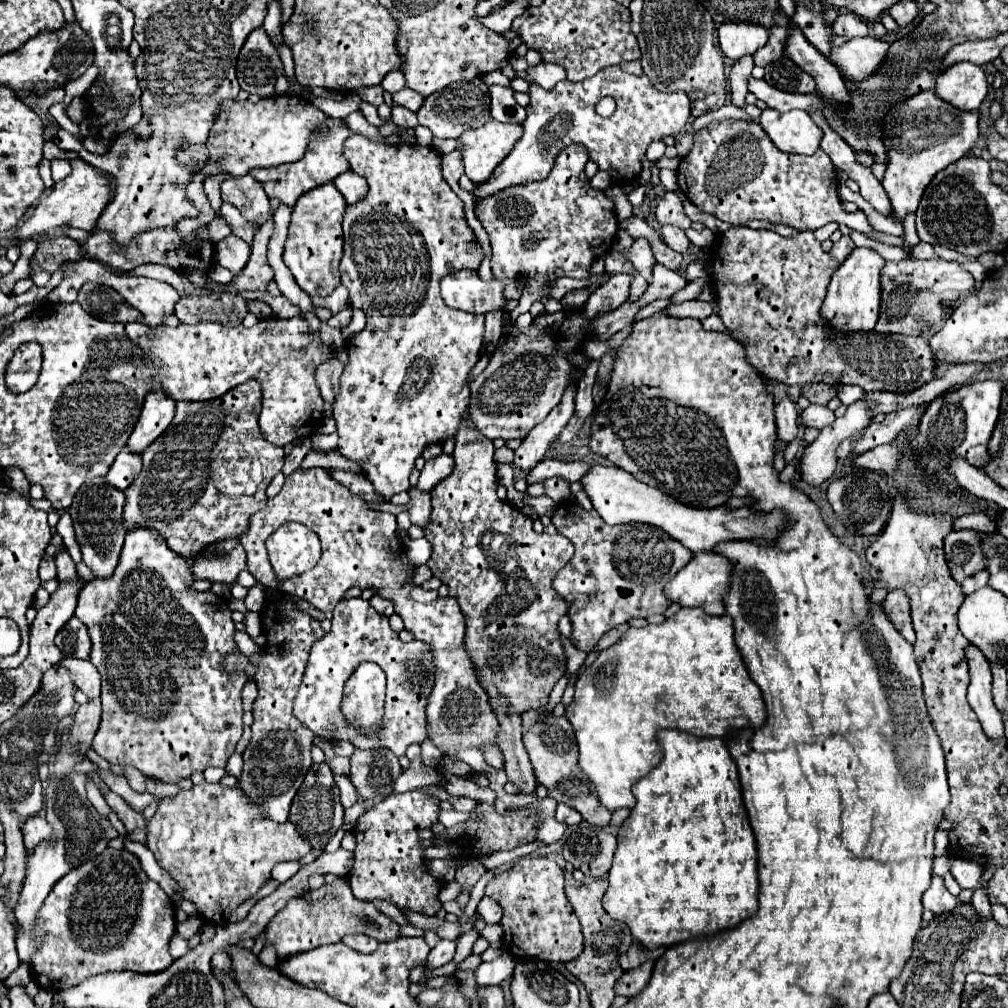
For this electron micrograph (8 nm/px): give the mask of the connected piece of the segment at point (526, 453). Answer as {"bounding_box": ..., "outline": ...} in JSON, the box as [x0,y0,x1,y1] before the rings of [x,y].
{"bounding_box":[512,386,576,472],"outline":[[[572,386],[568,394],[564,394],[560,406],[556,406],[556,410],[552,410],[552,414],[548,414],[548,418],[540,422],[540,426],[534,426],[532,432],[514,450],[514,462],[512,462],[514,468],[530,472],[544,458],[550,444],[558,438],[558,434],[574,414],[574,394],[576,394],[574,390],[576,386]]]}

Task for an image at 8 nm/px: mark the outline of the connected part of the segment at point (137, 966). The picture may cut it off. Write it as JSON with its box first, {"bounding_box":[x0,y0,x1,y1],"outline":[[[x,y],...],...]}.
{"bounding_box":[32,848,176,986],"outline":[[[108,848],[96,860],[84,862],[60,878],[40,908],[38,928],[46,934],[42,948],[36,952],[36,958],[32,958],[34,980],[40,986],[42,978],[90,978],[110,970],[156,974],[174,962],[168,952],[170,938],[176,934],[174,904],[166,892],[146,876],[140,860],[128,850]]]}

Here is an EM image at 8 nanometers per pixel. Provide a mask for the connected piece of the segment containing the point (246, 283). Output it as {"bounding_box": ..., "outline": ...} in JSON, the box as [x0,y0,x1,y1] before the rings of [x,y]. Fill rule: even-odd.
{"bounding_box":[232,218,274,290],"outline":[[[271,218],[262,226],[260,238],[254,238],[252,242],[252,256],[248,260],[248,266],[244,268],[244,274],[238,274],[232,278],[234,290],[266,290],[270,280],[274,280],[274,270],[270,268],[266,260],[266,248],[268,248],[268,238],[274,230],[274,222]]]}

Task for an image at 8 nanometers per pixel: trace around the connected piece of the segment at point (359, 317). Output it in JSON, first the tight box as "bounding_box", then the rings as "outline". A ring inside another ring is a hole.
{"bounding_box":[341,309,366,340],"outline":[[[352,309],[353,315],[352,320],[348,326],[341,330],[344,340],[349,340],[352,338],[352,335],[357,334],[360,330],[364,329],[366,325],[366,316],[365,313],[360,309]]]}

